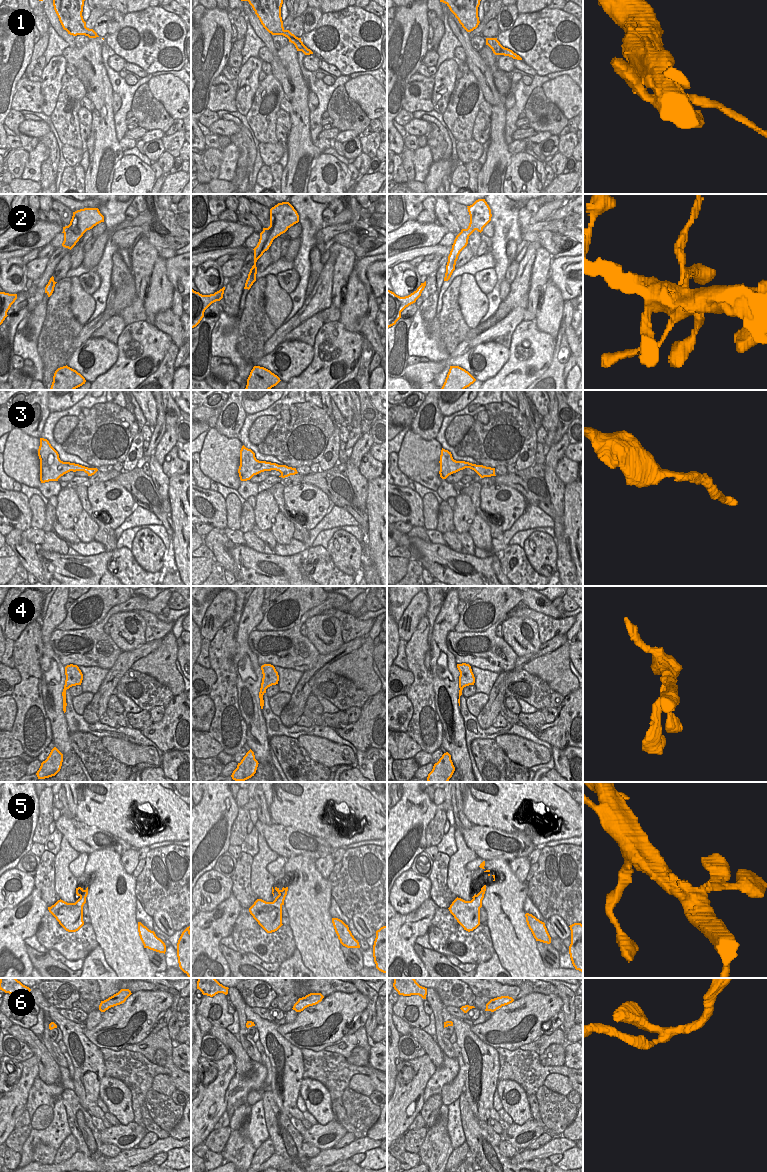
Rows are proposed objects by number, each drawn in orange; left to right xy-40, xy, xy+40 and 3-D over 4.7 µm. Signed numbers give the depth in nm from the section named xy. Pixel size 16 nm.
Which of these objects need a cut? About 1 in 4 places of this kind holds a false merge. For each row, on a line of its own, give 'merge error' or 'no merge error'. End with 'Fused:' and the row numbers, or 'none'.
1: merge error
2: merge error
3: no merge error
4: no merge error
5: no merge error
6: no merge error
Fused: 1, 2

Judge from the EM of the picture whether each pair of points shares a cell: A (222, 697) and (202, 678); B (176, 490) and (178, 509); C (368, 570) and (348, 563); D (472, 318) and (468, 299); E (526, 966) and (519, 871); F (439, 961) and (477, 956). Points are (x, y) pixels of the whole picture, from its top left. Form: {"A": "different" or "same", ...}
{"A": "different", "B": "same", "C": "different", "D": "same", "E": "different", "F": "different"}

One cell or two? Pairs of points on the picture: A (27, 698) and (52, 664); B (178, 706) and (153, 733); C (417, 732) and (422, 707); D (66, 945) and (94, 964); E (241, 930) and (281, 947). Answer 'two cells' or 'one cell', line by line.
A: two cells
B: one cell
C: one cell
D: two cells
E: one cell

